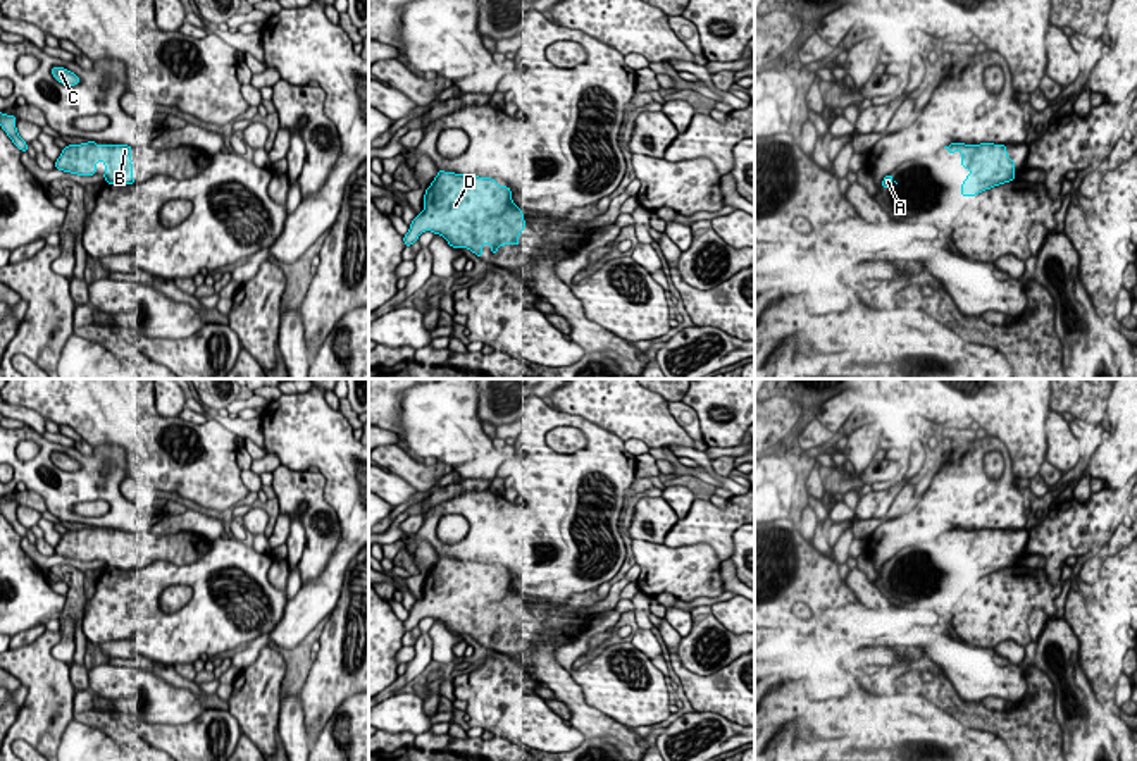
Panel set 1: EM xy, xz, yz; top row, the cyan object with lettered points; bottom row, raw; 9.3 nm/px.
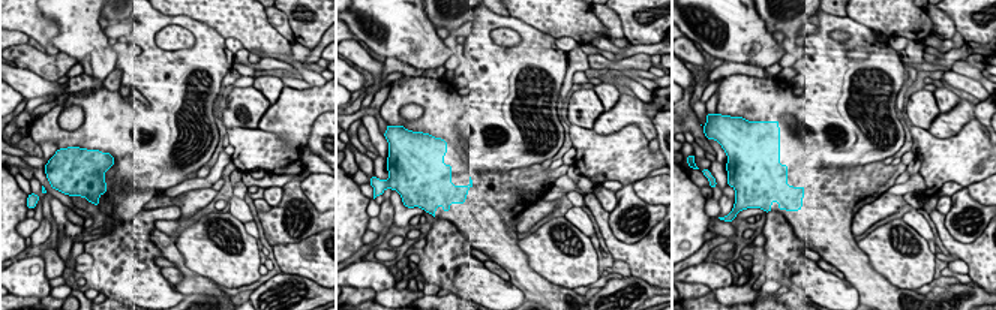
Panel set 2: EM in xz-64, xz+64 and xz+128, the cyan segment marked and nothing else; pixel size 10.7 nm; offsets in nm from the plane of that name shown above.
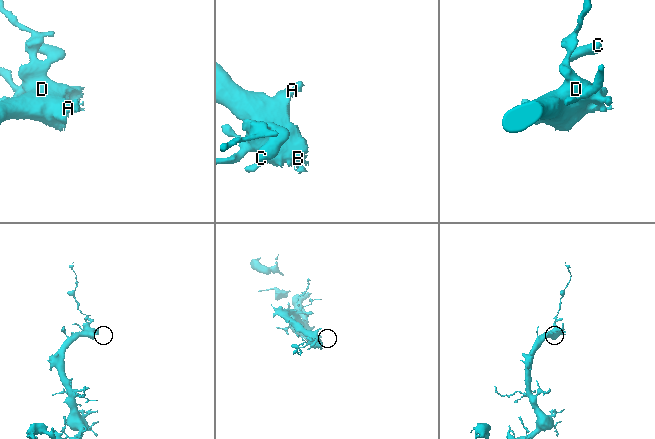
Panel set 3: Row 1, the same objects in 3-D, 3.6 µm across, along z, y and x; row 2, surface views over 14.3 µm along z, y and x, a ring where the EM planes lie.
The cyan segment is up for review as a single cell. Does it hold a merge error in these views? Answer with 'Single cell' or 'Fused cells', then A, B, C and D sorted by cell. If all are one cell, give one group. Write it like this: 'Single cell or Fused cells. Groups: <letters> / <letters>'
Single cell. Groups: A B C D

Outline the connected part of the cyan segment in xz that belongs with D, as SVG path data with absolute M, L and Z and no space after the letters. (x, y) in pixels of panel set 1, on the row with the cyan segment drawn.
M438 169L426 189L424 210L403 236L405 246L426 231L443 236L451 248L469 248L479 258L484 244L493 255L500 244L519 246L525 220L512 196L510 188L498 186L496 179Z

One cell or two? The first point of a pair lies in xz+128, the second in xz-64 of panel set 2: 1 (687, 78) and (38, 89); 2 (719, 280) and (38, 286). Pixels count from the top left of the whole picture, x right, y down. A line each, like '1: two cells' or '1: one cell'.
1: one cell
2: one cell

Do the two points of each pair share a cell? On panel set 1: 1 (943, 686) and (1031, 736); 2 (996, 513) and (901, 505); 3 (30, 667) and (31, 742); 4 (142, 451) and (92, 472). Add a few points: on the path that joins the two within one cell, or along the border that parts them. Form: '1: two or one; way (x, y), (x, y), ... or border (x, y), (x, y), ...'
1: one; way (960, 708), (984, 720), (1008, 725)
2: two; border (917, 503), (907, 512), (886, 519)
3: one; way (37, 686), (37, 723)
4: two; border (92, 448), (118, 445), (124, 451), (128, 476)

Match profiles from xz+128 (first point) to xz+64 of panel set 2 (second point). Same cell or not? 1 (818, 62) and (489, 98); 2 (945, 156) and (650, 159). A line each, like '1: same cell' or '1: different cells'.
1: same cell
2: same cell

